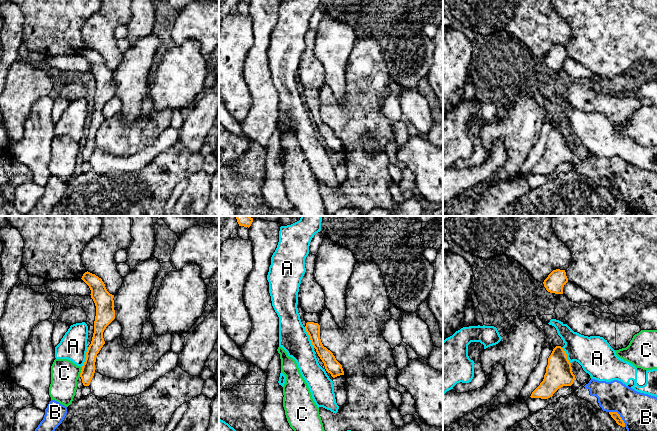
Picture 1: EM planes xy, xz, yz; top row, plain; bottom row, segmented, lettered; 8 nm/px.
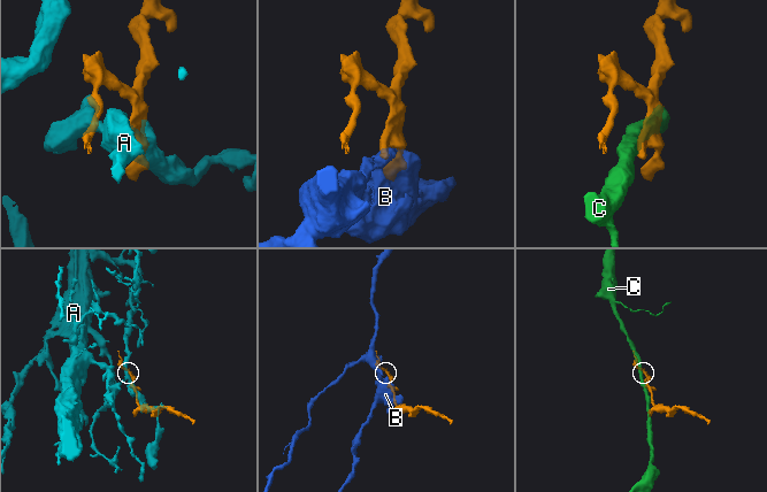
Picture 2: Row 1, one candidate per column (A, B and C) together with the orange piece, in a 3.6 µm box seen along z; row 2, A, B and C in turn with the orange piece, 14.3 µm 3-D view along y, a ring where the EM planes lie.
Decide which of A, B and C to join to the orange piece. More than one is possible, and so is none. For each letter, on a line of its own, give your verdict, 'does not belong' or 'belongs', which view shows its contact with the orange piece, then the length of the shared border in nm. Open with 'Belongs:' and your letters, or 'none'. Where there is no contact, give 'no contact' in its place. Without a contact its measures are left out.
Belongs: none
A: does not belong; meets orange in xz; contact 190 nm long
B: does not belong; meets orange in yz; contact 180 nm long
C: does not belong; meets orange in xy; contact 80 nm long

